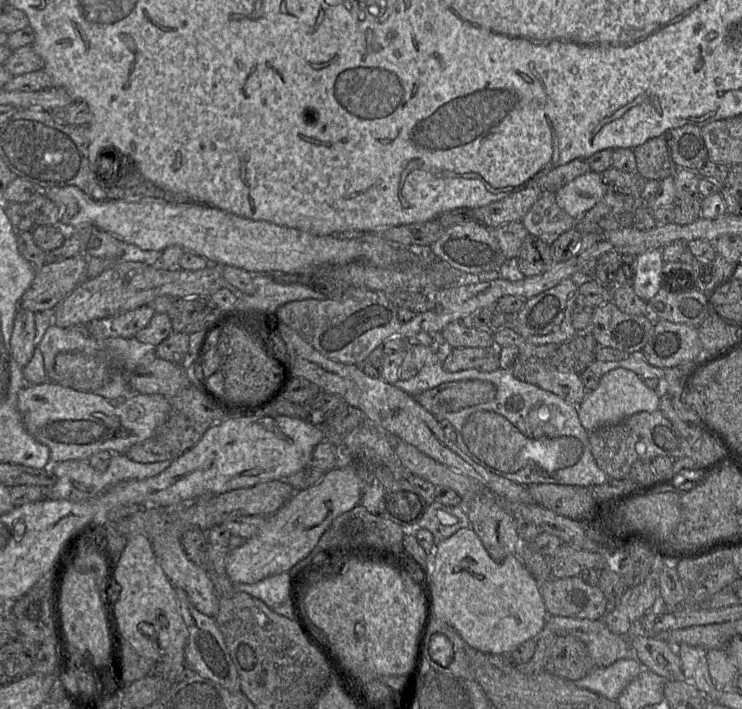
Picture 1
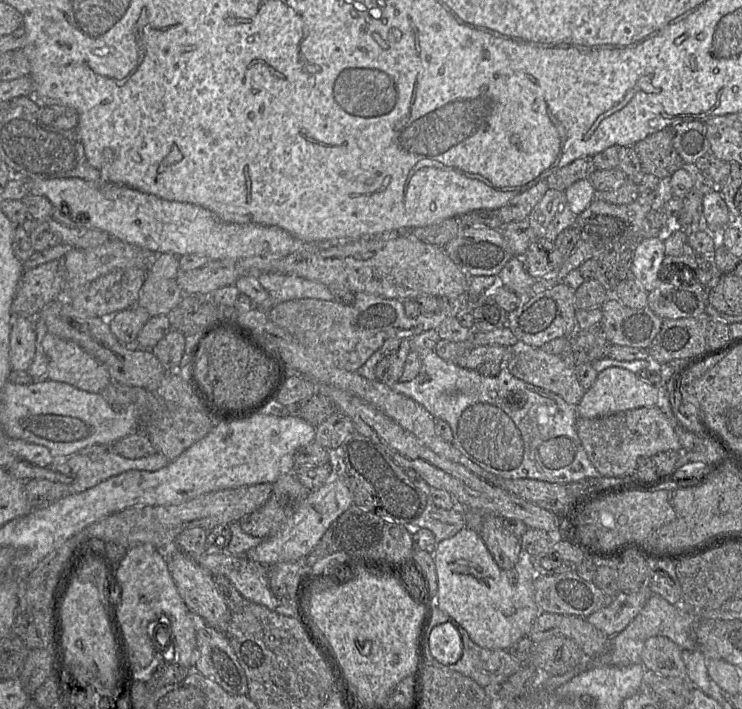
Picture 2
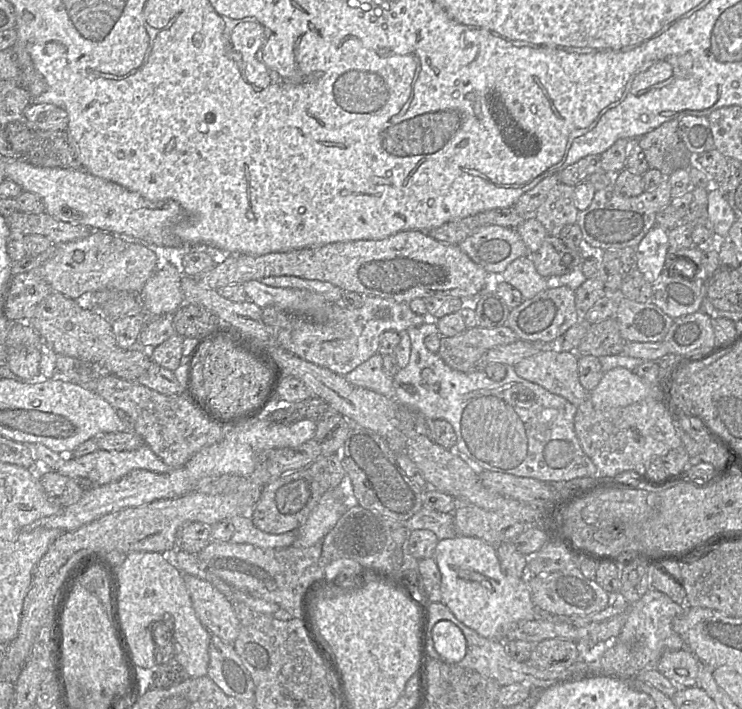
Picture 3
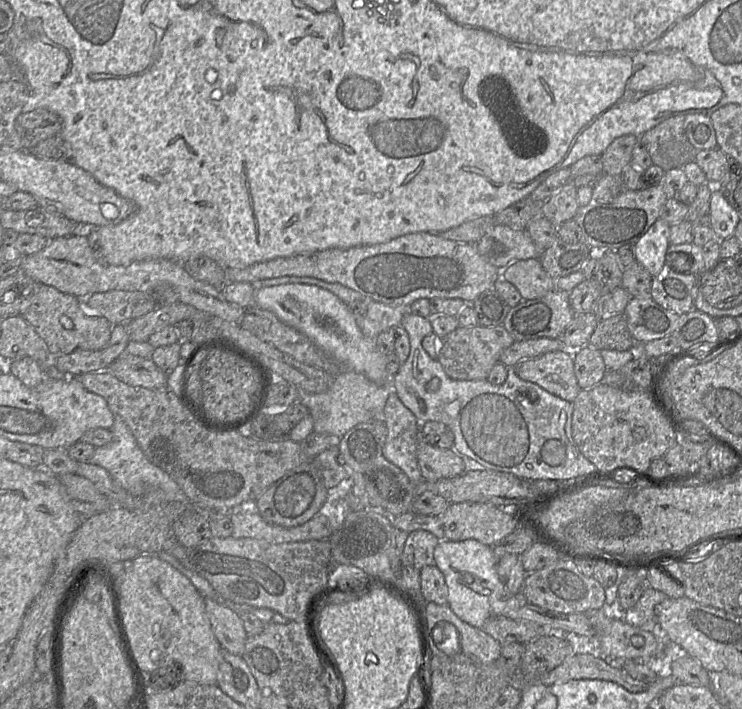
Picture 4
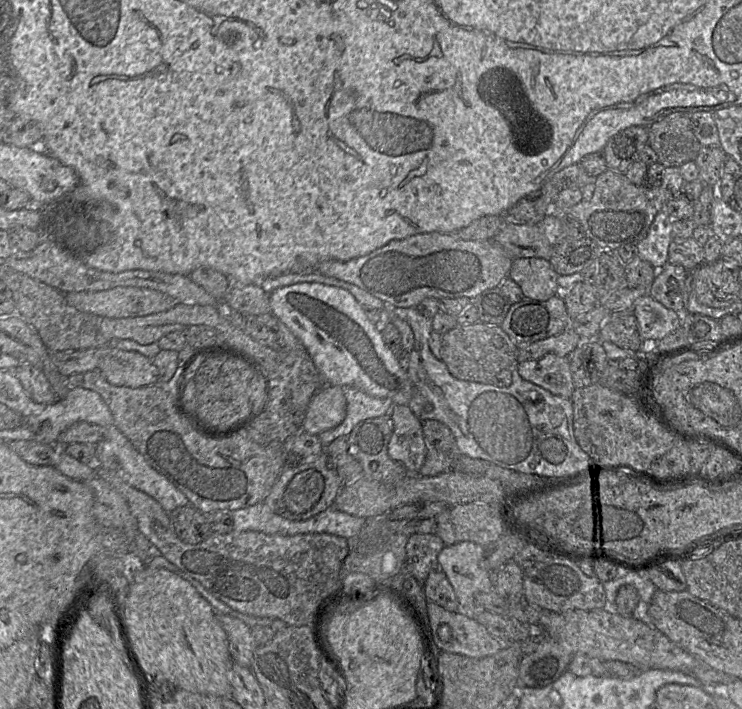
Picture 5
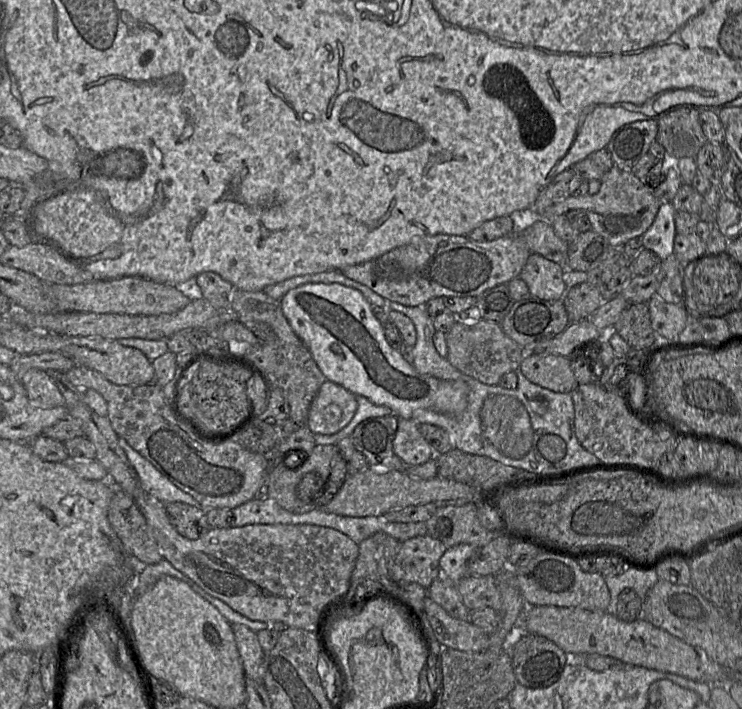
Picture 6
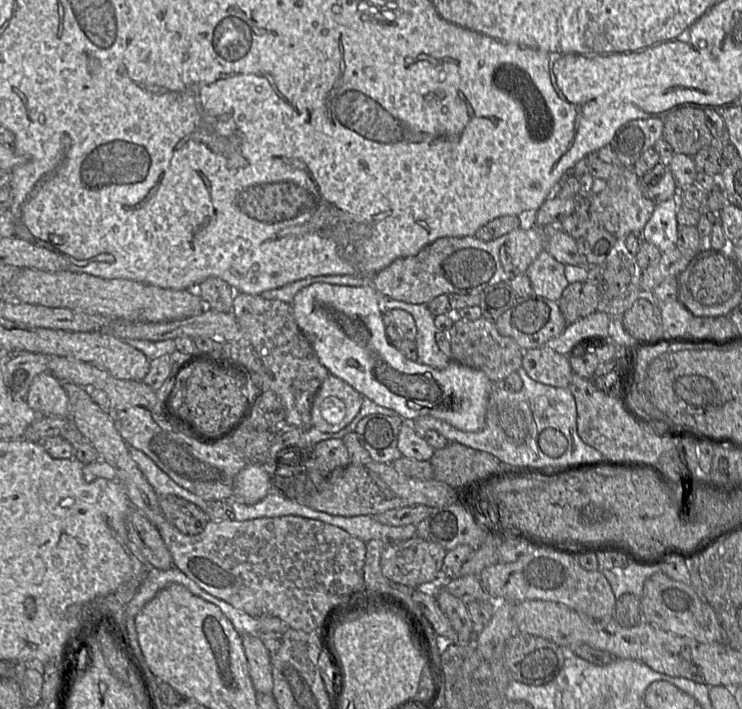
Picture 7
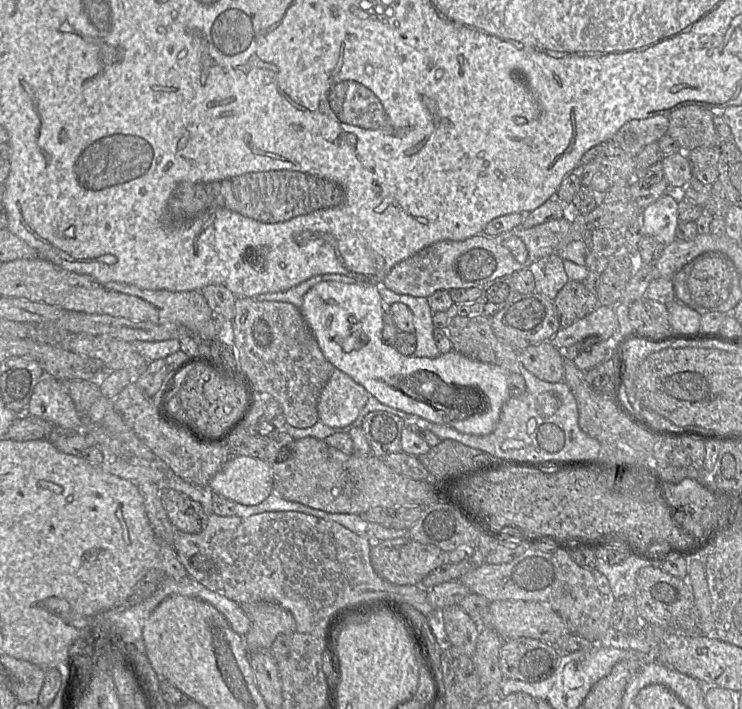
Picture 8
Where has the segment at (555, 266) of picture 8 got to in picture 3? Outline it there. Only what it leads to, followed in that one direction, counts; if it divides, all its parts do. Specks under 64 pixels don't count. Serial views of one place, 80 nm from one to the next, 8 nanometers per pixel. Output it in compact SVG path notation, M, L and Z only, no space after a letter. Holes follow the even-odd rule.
M529 256L513 260L503 271L504 282L517 289L525 299L530 299L548 288L548 280L541 276Z

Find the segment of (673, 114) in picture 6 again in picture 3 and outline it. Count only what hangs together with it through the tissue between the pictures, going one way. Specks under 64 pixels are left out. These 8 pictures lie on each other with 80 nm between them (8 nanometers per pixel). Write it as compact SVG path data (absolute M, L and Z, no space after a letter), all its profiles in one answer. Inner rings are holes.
M678 121L665 122L637 140L649 168L660 171L664 176L695 164L695 156L678 136Z

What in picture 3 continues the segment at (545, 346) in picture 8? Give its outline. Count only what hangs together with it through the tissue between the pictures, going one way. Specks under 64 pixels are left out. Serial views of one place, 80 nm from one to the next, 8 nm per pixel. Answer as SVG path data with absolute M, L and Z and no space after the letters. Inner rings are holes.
M542 351L513 367L519 377L542 386L577 407L588 398L589 392L579 381L576 352Z

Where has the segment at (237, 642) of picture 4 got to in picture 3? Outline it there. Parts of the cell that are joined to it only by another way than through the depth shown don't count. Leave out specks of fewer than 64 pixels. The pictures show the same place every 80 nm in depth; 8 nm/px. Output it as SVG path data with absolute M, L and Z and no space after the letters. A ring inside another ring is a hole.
M183 574L193 609L202 625L228 644L233 645L241 624L231 605L218 589L206 580Z

